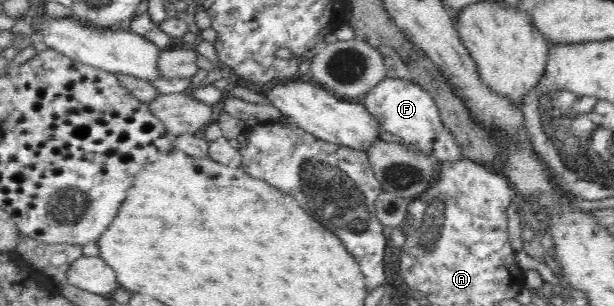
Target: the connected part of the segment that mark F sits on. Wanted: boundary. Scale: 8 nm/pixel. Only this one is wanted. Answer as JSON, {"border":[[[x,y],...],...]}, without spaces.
{"border":[[[386,77],[359,101],[381,124],[385,132],[399,136],[404,144],[414,144],[419,152],[427,153],[434,161],[461,160],[464,154],[449,130],[445,129],[434,99],[421,86],[401,78]]]}

